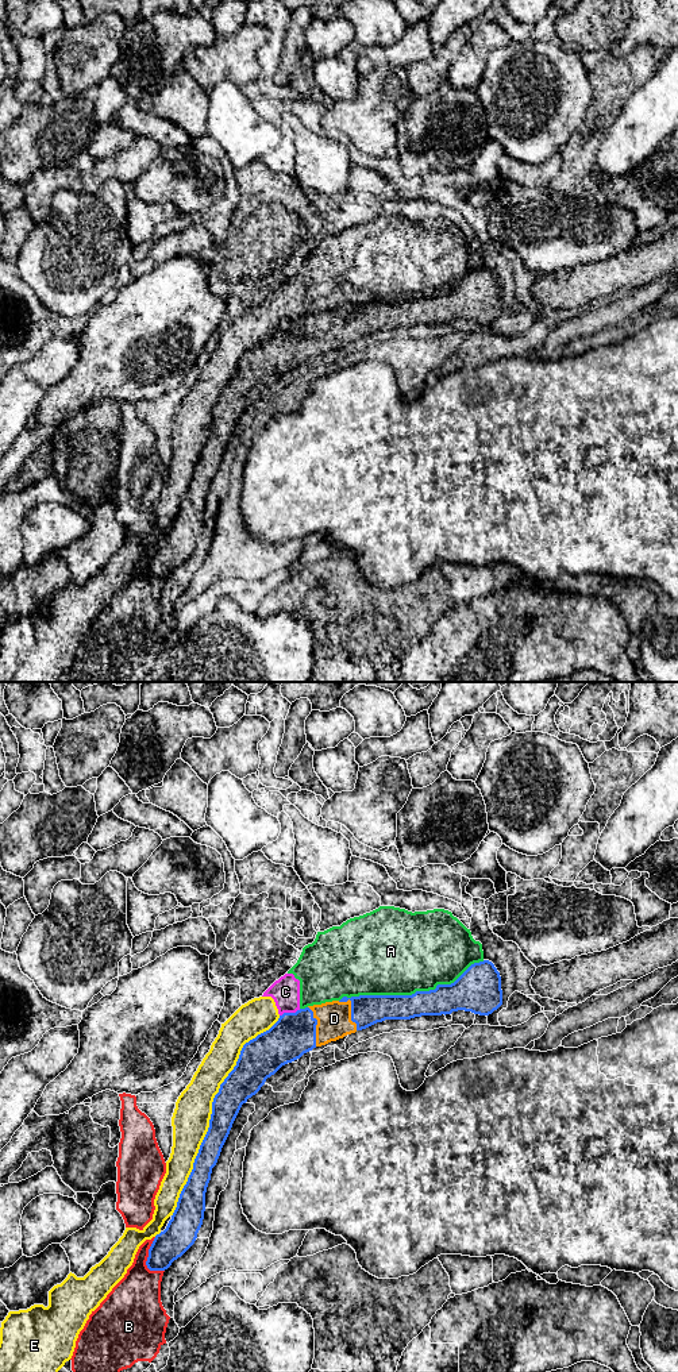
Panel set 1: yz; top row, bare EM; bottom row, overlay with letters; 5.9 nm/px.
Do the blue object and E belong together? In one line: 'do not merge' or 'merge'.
do not merge

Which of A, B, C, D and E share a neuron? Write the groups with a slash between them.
A C E / B / D

